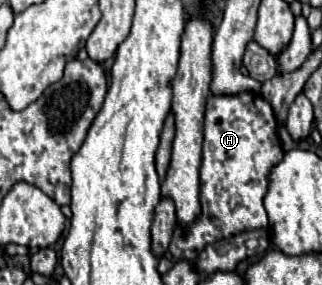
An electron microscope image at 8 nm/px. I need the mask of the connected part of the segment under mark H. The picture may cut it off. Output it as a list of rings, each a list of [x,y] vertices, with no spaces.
[[[240,92],[240,94],[218,94],[208,96],[206,112],[204,112],[204,146],[202,146],[202,164],[200,164],[200,216],[188,226],[180,226],[174,230],[170,252],[176,260],[194,260],[204,246],[218,242],[220,238],[230,238],[232,234],[240,234],[244,230],[268,228],[268,216],[264,210],[264,194],[268,192],[268,174],[274,164],[280,162],[284,150],[278,138],[278,122],[272,106],[260,98],[256,92]]]

